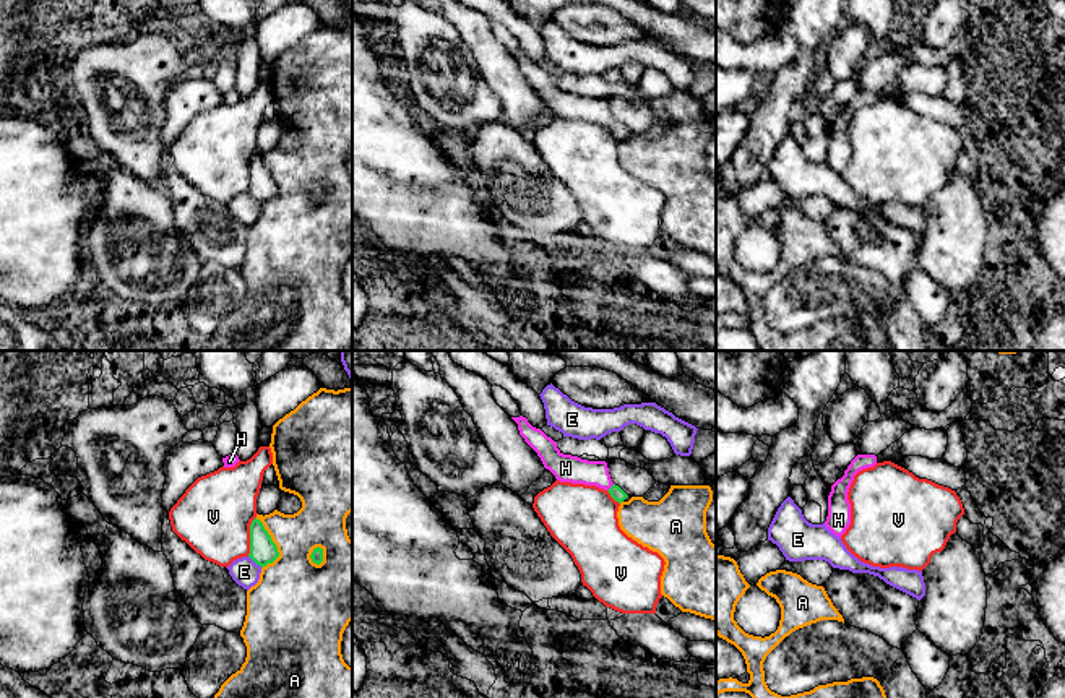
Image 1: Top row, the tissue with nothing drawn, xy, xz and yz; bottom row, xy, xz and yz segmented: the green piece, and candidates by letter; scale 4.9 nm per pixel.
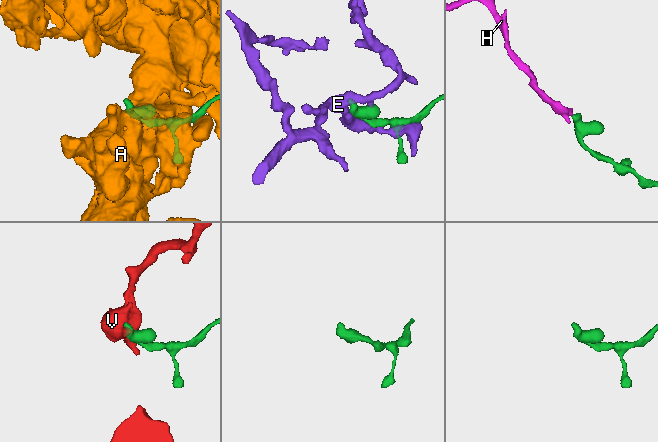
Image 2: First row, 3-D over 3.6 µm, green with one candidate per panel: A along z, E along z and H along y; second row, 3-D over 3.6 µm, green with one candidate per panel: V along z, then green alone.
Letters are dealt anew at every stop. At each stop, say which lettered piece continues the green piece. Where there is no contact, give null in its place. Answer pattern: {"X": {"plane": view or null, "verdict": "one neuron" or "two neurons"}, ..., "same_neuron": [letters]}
{"A": {"plane": "xy", "verdict": "two neurons"}, "E": {"plane": "xy", "verdict": "two neurons"}, "H": {"plane": "xz", "verdict": "one neuron"}, "V": {"plane": "xy", "verdict": "two neurons"}, "same_neuron": ["H"]}

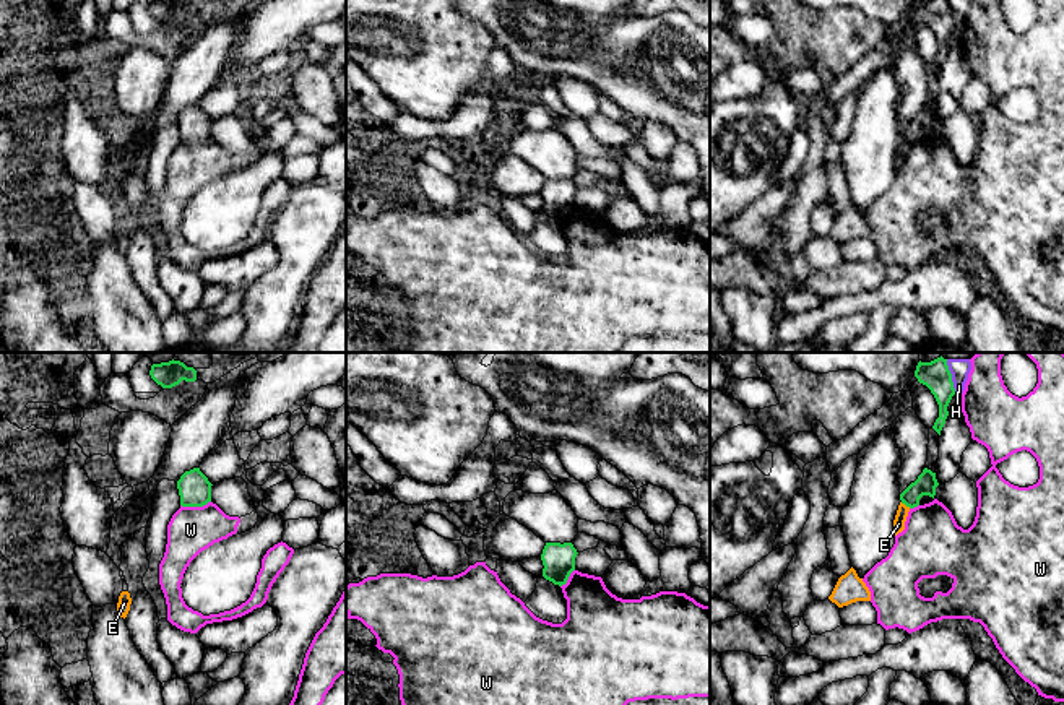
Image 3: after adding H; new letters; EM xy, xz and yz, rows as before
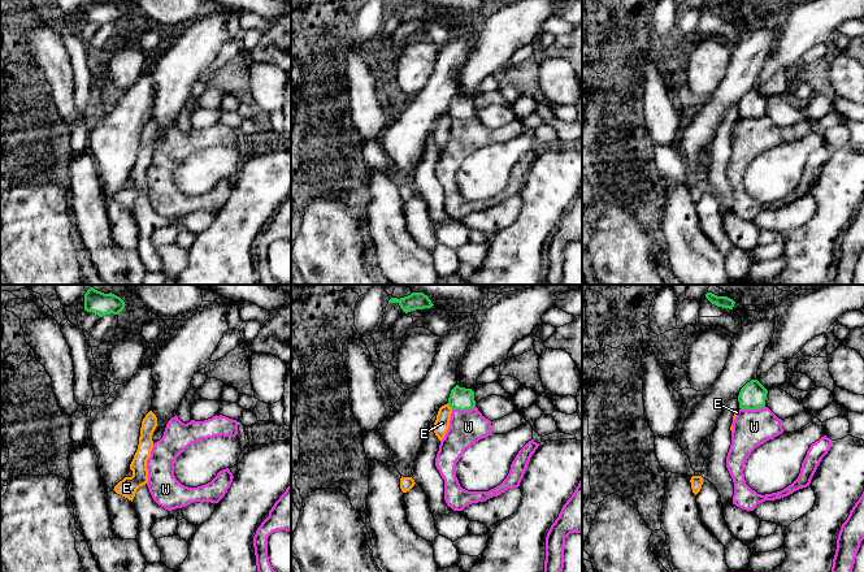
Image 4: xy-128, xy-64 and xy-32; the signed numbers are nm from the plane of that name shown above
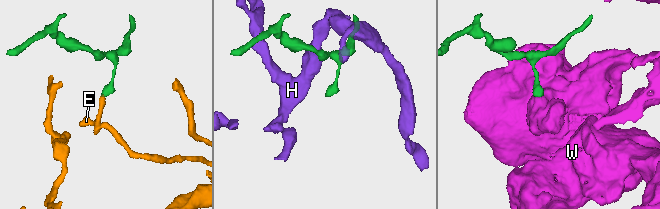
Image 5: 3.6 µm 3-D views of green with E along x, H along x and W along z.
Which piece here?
{"E": {"plane": "yz", "verdict": "two neurons"}, "H": {"plane": "yz", "verdict": "two neurons"}, "W": {"plane": "xy", "verdict": "two neurons"}, "same_neuron": []}

